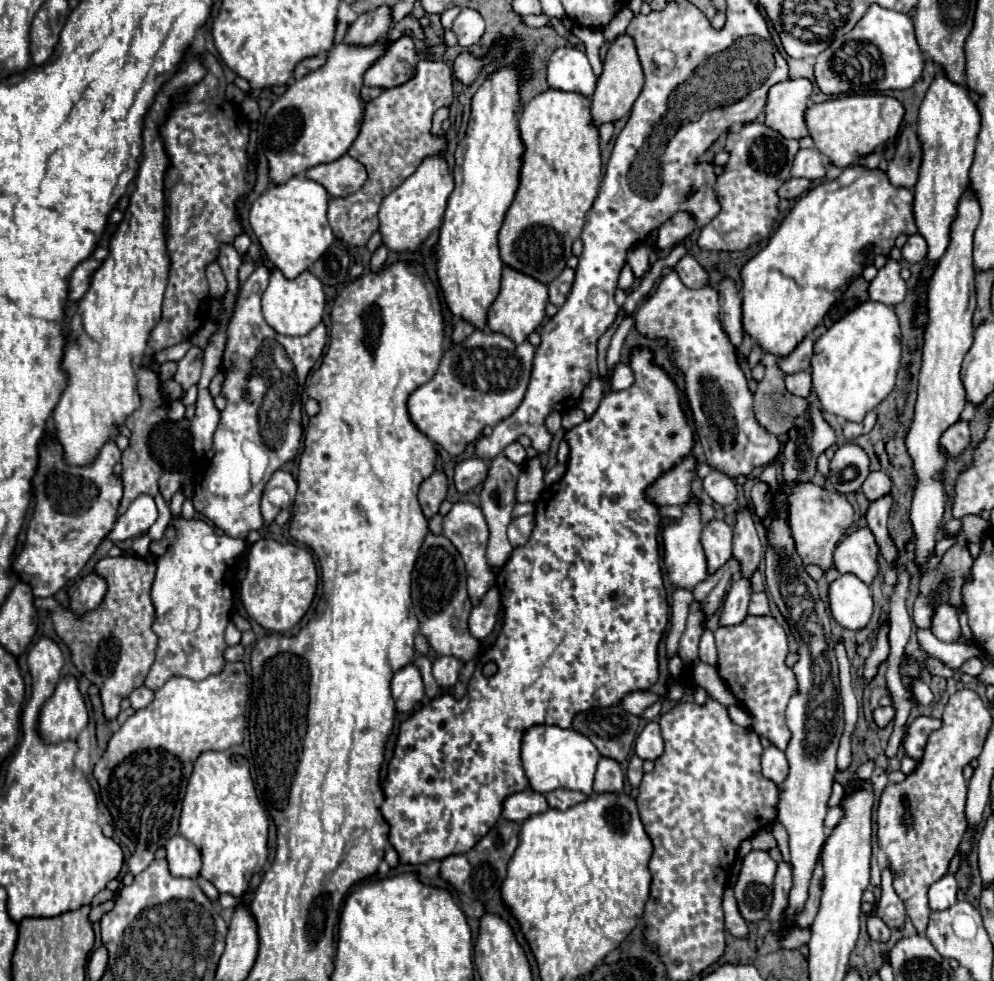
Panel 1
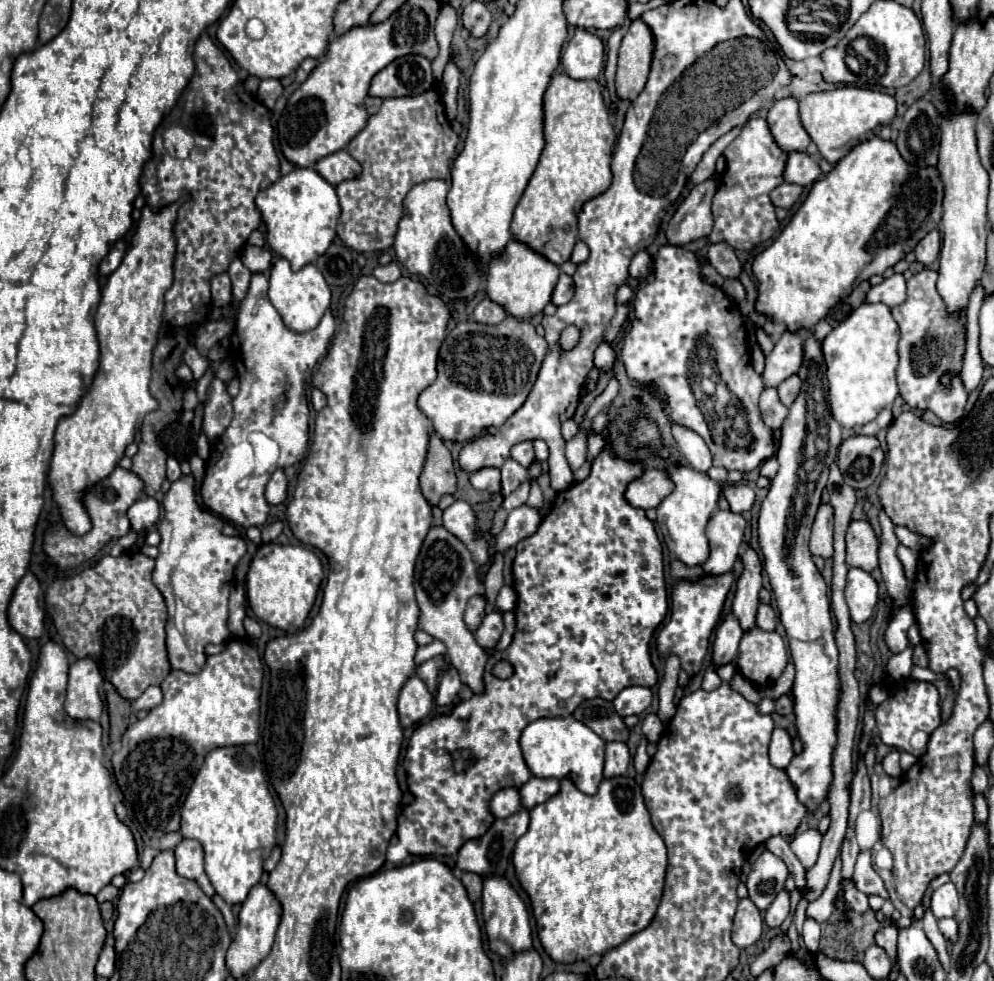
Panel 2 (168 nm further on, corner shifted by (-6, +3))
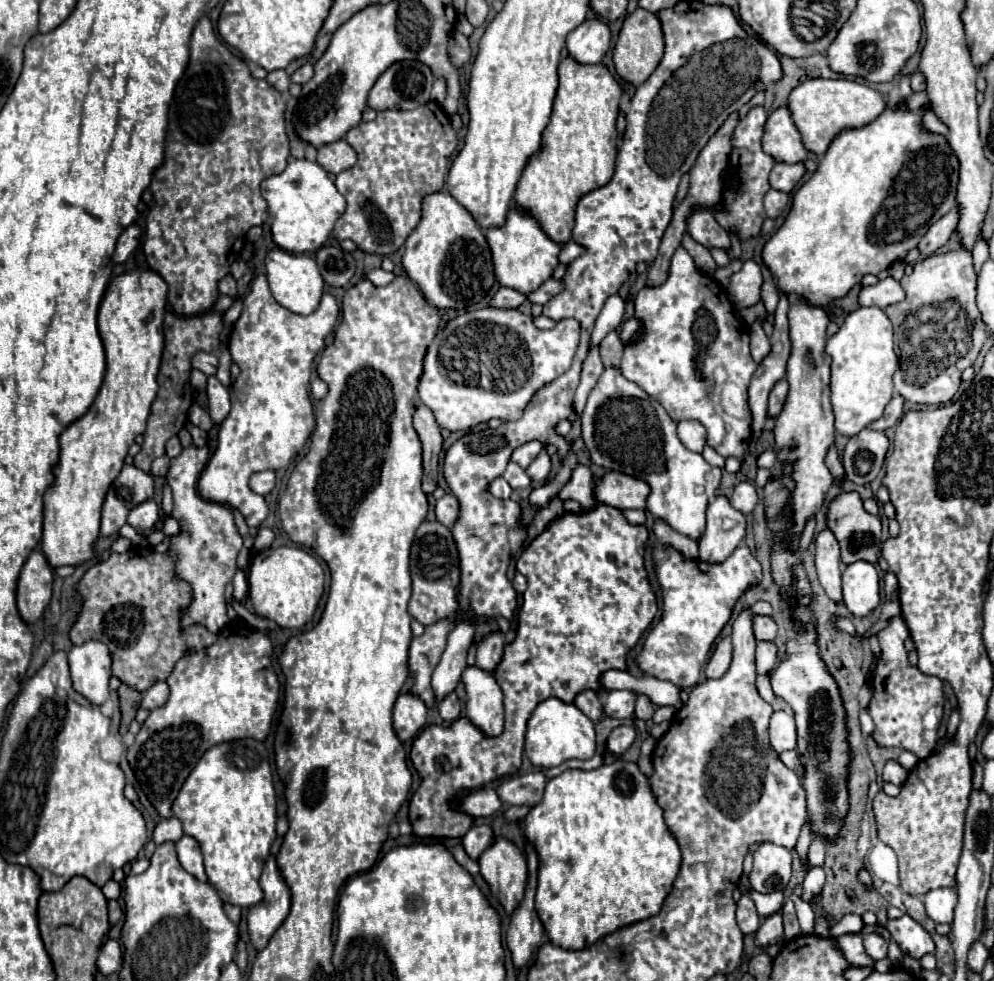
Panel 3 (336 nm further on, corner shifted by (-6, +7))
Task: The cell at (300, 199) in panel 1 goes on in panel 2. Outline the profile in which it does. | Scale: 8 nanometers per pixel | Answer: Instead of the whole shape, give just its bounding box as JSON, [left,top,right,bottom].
[256,167,342,269]

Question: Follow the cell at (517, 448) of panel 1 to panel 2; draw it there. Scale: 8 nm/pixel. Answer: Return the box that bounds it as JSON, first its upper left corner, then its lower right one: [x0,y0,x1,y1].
[512,441,534,467]

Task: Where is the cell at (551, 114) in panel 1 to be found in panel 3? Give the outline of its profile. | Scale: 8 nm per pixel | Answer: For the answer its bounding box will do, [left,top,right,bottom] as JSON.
[514,57,622,245]

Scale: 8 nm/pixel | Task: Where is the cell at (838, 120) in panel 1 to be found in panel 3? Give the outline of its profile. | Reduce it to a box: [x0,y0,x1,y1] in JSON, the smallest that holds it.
[788,79,886,159]

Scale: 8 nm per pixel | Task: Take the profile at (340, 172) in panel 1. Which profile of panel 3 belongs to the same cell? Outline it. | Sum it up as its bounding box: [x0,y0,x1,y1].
[318,141,356,175]

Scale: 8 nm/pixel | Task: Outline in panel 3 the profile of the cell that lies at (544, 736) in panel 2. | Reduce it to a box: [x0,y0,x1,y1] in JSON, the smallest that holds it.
[524,697,596,769]

